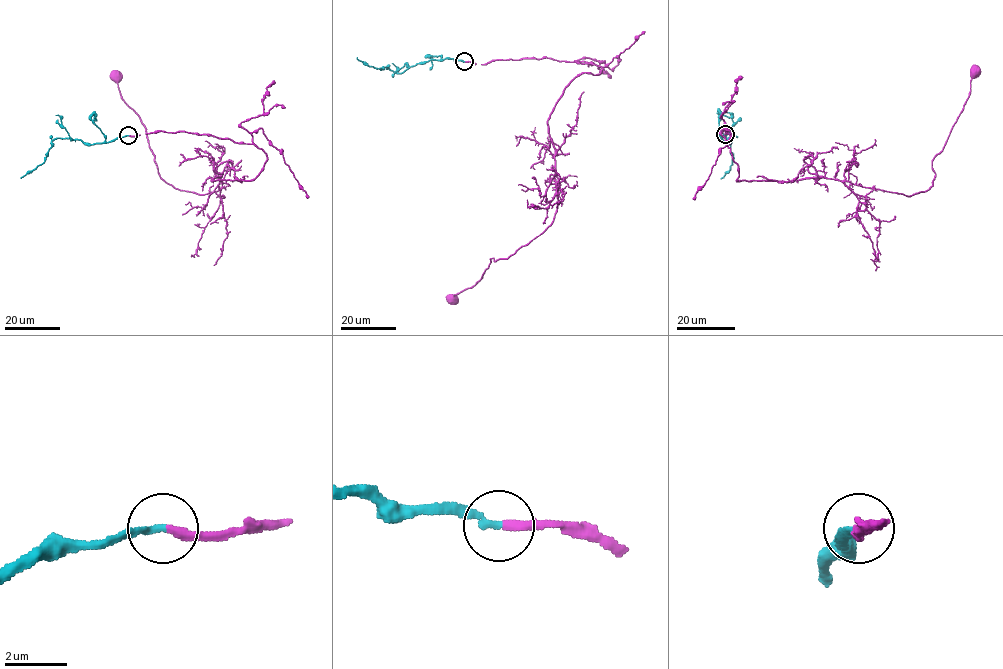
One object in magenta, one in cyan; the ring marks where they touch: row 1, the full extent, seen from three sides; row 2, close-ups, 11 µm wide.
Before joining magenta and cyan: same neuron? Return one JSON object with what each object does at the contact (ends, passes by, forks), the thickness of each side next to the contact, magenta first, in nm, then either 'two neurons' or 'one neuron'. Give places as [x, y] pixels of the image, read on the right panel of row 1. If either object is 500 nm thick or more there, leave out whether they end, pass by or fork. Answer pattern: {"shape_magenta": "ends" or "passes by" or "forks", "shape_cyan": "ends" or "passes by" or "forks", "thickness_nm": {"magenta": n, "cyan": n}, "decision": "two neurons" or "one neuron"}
{"shape_magenta": "ends", "shape_cyan": "ends", "thickness_nm": {"magenta": 280, "cyan": 200}, "decision": "one neuron"}

